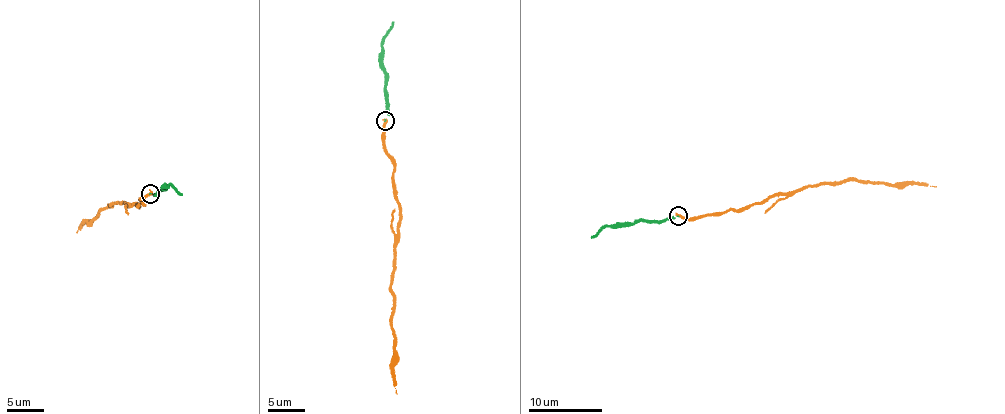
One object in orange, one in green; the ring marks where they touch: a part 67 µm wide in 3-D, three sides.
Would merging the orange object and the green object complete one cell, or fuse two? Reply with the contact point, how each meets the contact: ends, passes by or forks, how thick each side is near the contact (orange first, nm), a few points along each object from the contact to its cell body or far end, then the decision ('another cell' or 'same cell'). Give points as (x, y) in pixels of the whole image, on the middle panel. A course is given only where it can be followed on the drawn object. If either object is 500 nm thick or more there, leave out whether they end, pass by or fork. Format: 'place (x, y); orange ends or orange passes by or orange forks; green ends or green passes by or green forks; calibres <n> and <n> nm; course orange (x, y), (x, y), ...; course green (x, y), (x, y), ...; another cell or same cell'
place (385, 120); orange ends; green ends; calibres 320 and 80 nm; course orange (385, 120), (383, 138), (394, 165), (394, 186), (400, 215), (391, 293), (397, 393); course green (385, 120), (388, 107), (382, 45), (393, 22); same cell

